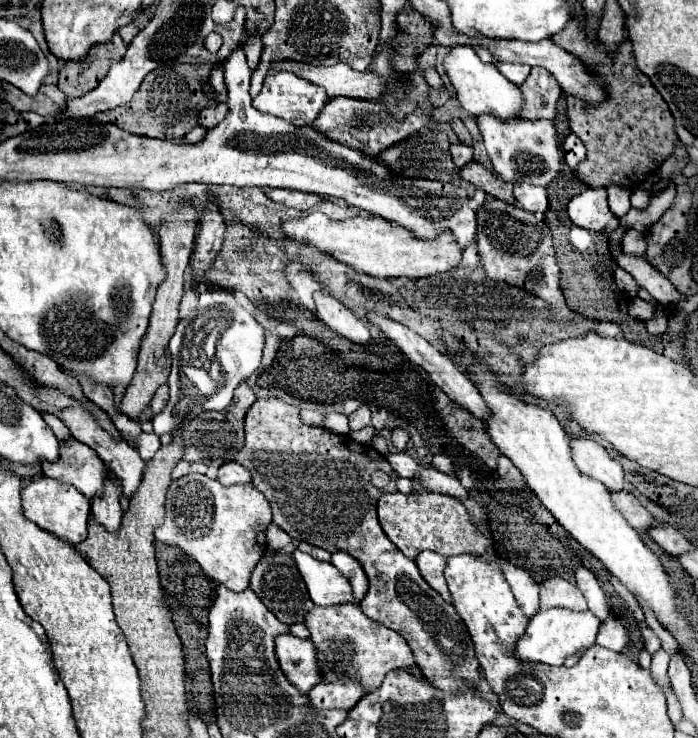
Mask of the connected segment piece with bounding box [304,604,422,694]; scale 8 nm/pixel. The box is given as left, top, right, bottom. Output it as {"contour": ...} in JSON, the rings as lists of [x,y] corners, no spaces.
{"contour":[[[342,604],[342,606],[328,606],[328,608],[312,608],[304,618],[304,624],[310,630],[308,638],[314,640],[316,660],[324,682],[326,680],[336,682],[342,676],[356,678],[370,694],[380,688],[384,676],[392,670],[404,668],[410,670],[412,676],[416,678],[422,676],[422,670],[418,668],[408,642],[394,630],[382,628],[382,624],[364,616],[360,612],[360,606]]]}

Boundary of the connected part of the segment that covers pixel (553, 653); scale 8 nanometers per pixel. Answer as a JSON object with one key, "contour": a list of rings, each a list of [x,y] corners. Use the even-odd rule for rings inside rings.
{"contour":[[[550,608],[530,618],[526,632],[518,638],[514,658],[520,662],[542,662],[550,666],[562,666],[570,654],[582,652],[594,644],[600,620],[592,612],[570,612],[564,608]]]}

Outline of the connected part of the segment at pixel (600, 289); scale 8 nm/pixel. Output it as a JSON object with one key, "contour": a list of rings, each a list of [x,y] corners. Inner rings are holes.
{"contour":[[[564,166],[560,170],[560,174],[556,176],[556,180],[552,184],[548,184],[546,192],[548,192],[548,212],[546,212],[546,224],[552,232],[554,238],[554,248],[556,248],[556,258],[558,258],[558,266],[560,266],[560,288],[564,292],[566,304],[570,310],[580,312],[588,318],[594,320],[606,320],[606,322],[614,322],[620,324],[624,330],[624,338],[642,346],[652,348],[654,352],[662,352],[662,340],[660,336],[652,336],[646,332],[644,322],[632,318],[628,314],[628,296],[626,292],[618,290],[618,286],[614,284],[614,276],[606,270],[606,264],[602,260],[606,260],[610,256],[610,246],[596,246],[598,244],[598,234],[590,232],[588,236],[584,234],[582,228],[574,226],[570,222],[570,218],[566,216],[566,204],[570,200],[570,196],[576,196],[578,192],[584,192],[586,186],[582,182],[578,182],[572,174],[572,170],[568,166]],[[582,240],[586,240],[586,246],[582,246]]]}

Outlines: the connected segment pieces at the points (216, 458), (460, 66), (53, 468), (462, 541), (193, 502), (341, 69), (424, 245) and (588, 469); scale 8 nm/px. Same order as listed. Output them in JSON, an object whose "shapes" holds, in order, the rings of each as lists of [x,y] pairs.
{"shapes":[[[[240,384],[234,392],[234,400],[230,408],[224,408],[220,412],[202,412],[198,418],[190,420],[184,430],[186,440],[186,452],[184,460],[188,462],[202,462],[206,466],[220,466],[230,462],[244,444],[244,416],[248,408],[254,404],[256,396],[248,384]]],[[[470,46],[450,48],[444,58],[444,72],[450,78],[462,108],[466,108],[472,116],[492,114],[500,120],[510,120],[518,116],[518,108],[522,106],[522,94],[518,92],[518,86],[506,80],[494,66],[480,62],[480,58]]],[[[68,438],[60,442],[60,458],[56,462],[42,464],[44,476],[72,484],[86,498],[102,496],[104,490],[104,462],[86,444]]],[[[412,480],[410,494],[400,494],[399,491],[394,494],[382,494],[378,500],[378,520],[382,524],[384,534],[410,560],[414,560],[424,550],[432,550],[442,556],[454,556],[464,552],[482,556],[486,552],[486,546],[490,544],[488,538],[482,536],[470,524],[468,512],[460,500],[430,492],[418,480]]],[[[188,474],[170,484],[166,518],[154,534],[158,542],[178,546],[192,556],[212,580],[242,592],[250,586],[250,574],[266,552],[264,530],[270,522],[270,504],[252,484],[222,486],[204,474]]],[[[282,60],[272,62],[270,70],[286,70],[292,72],[314,86],[320,86],[326,90],[328,100],[334,100],[336,96],[346,98],[362,98],[362,100],[378,100],[384,92],[384,84],[380,78],[372,72],[354,72],[348,64],[334,64],[334,66],[312,66],[302,64],[294,60]]],[[[314,212],[302,220],[282,224],[282,230],[296,242],[314,244],[322,252],[328,252],[336,260],[352,266],[356,272],[370,274],[376,278],[424,278],[444,274],[452,268],[458,268],[464,252],[452,232],[442,232],[442,236],[436,236],[432,240],[418,240],[412,230],[402,228],[400,224],[392,224],[390,220],[384,220],[380,216],[356,216],[342,222],[334,222],[320,212]]],[[[572,438],[570,450],[572,460],[586,476],[600,480],[610,490],[624,486],[624,472],[620,462],[616,462],[594,438]]]]}

